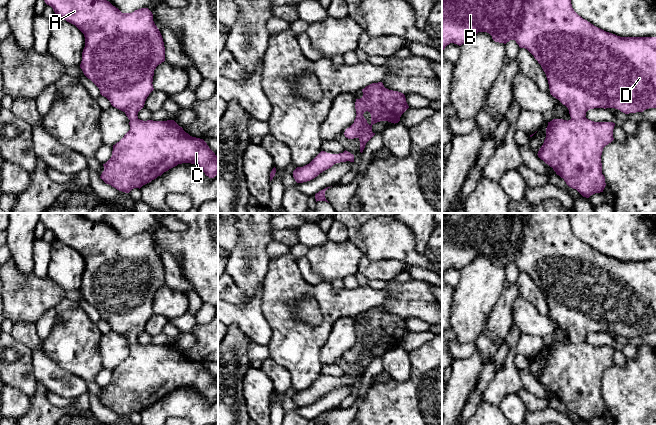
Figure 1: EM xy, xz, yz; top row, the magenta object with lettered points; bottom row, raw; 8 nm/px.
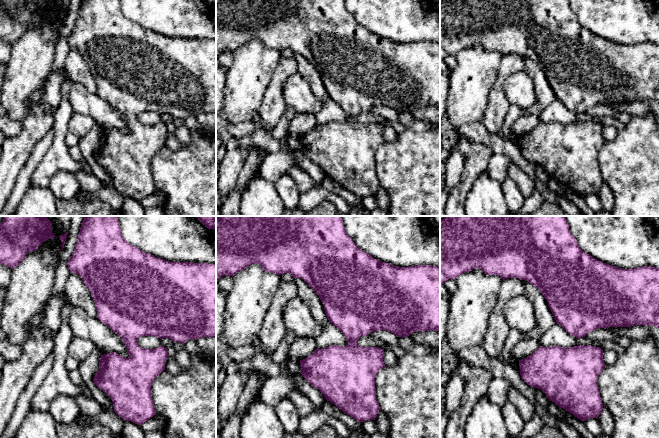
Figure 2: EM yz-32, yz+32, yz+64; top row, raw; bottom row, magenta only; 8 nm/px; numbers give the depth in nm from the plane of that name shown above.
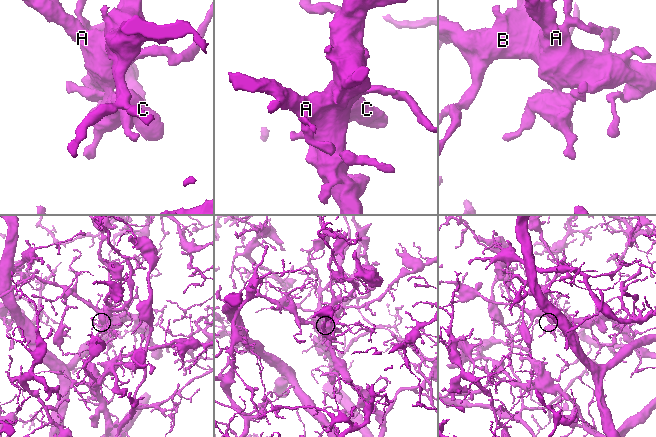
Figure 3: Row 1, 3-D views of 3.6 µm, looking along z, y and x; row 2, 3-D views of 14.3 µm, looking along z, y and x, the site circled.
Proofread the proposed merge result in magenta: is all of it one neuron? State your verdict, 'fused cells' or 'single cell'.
single cell

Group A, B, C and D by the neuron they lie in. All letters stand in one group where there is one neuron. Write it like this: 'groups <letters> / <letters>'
groups A B C D

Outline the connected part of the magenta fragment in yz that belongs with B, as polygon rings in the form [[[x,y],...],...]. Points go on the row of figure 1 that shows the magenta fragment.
[[[442,0],[442,52],[450,43],[461,46],[478,32],[487,32],[495,42],[506,44],[515,40],[520,48],[527,49],[541,65],[546,74],[550,94],[558,99],[568,110],[571,119],[553,119],[548,122],[546,138],[538,151],[538,157],[553,168],[557,175],[564,179],[566,184],[576,189],[583,197],[589,198],[595,193],[603,192],[606,183],[602,174],[601,155],[603,148],[611,143],[613,138],[613,122],[594,122],[587,119],[586,112],[594,108],[615,108],[625,114],[643,112],[649,108],[656,108],[656,37],[620,37],[606,32],[579,16],[572,8],[571,0]]]

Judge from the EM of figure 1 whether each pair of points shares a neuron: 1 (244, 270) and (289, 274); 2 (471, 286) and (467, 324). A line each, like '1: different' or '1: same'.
1: different
2: same

